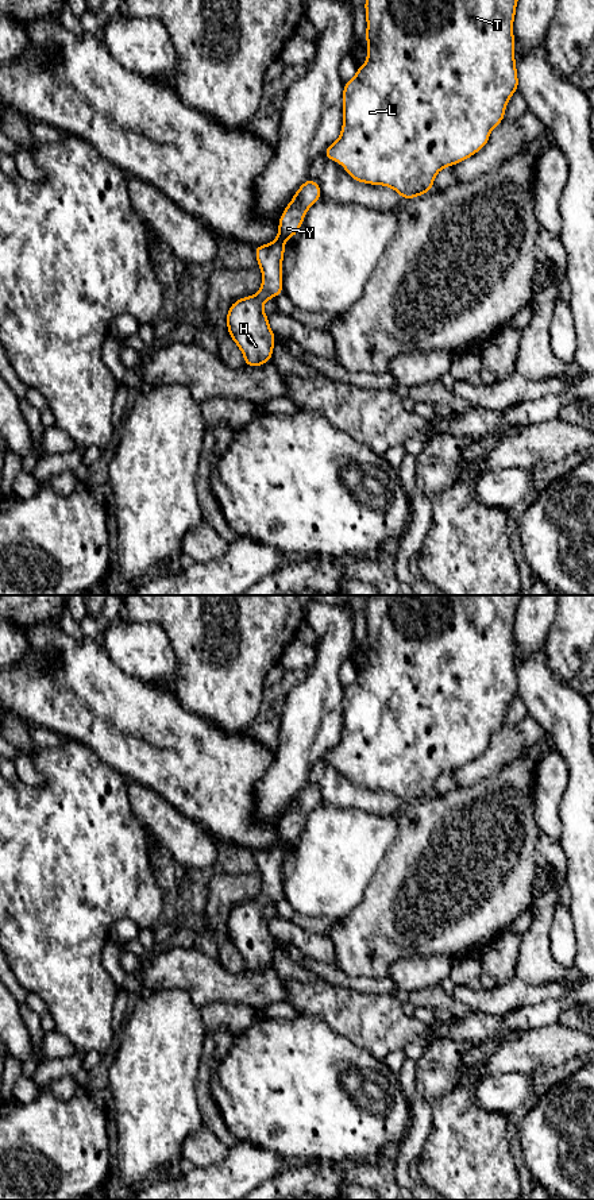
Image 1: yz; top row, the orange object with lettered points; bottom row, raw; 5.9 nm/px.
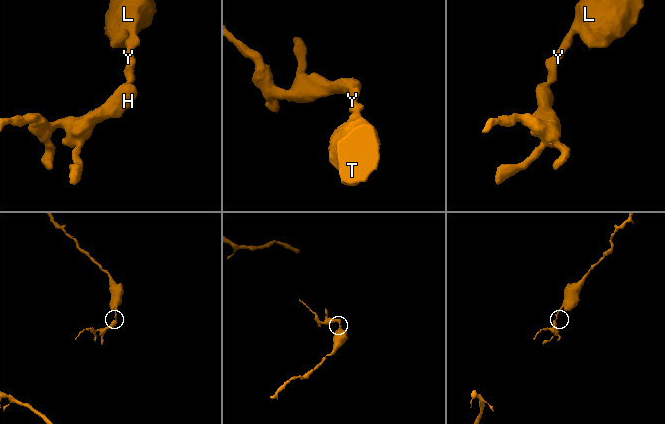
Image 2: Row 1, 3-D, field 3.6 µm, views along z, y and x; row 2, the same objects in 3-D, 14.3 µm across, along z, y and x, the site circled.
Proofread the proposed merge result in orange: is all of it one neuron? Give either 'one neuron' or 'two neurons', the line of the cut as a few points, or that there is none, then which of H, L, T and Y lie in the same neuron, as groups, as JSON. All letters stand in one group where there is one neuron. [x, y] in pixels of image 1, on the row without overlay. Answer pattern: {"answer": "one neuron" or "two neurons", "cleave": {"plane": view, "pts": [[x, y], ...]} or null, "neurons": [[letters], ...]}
{"answer": "one neuron", "cleave": null, "neurons": [["H", "L", "T", "Y"]]}

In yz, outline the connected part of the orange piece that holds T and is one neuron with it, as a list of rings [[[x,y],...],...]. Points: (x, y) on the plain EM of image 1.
[[[367,595],[364,605],[367,634],[367,665],[358,672],[352,684],[343,691],[343,732],[339,744],[324,753],[325,763],[342,768],[356,787],[383,790],[394,794],[404,804],[412,804],[433,792],[436,779],[466,765],[489,746],[490,737],[505,724],[505,713],[518,695],[514,664],[513,625],[516,610],[524,595]]]

